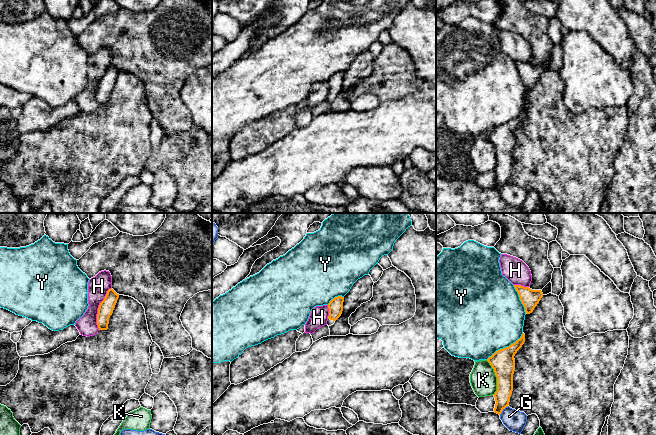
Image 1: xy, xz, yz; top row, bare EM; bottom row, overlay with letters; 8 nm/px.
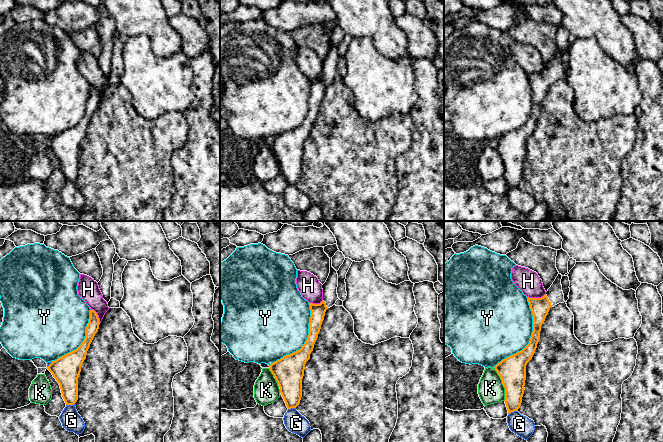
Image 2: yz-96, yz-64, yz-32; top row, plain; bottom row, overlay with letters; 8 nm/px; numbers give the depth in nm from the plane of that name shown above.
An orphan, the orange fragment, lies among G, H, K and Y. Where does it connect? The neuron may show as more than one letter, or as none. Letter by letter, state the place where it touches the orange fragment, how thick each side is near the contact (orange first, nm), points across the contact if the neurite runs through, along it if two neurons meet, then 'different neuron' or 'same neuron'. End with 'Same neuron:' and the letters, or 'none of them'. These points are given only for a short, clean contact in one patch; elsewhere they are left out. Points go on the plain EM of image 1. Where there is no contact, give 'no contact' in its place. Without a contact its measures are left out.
G: contact yz (502, 186); calibres 130 and 170 nm; different neuron
H: contact xy (98, 84); calibres 120 and 160 nm; different neuron
K: contact yz (496, 152); calibres 190 and 220 nm; border yz (486, 136), (496, 153), (496, 167), (494, 170); different neuron
Y: contact yz (506, 123); calibres 190 and 500 nm; different neuron
Same neuron: none of them

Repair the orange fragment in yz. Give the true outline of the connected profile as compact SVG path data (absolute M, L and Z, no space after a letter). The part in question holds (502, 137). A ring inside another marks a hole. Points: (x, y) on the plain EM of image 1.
M525 110L509 123L496 127L487 135L494 145L497 153L497 167L494 170L495 184L494 188L501 190L508 183L510 173L513 167L513 150L515 147L514 132L525 118Z

